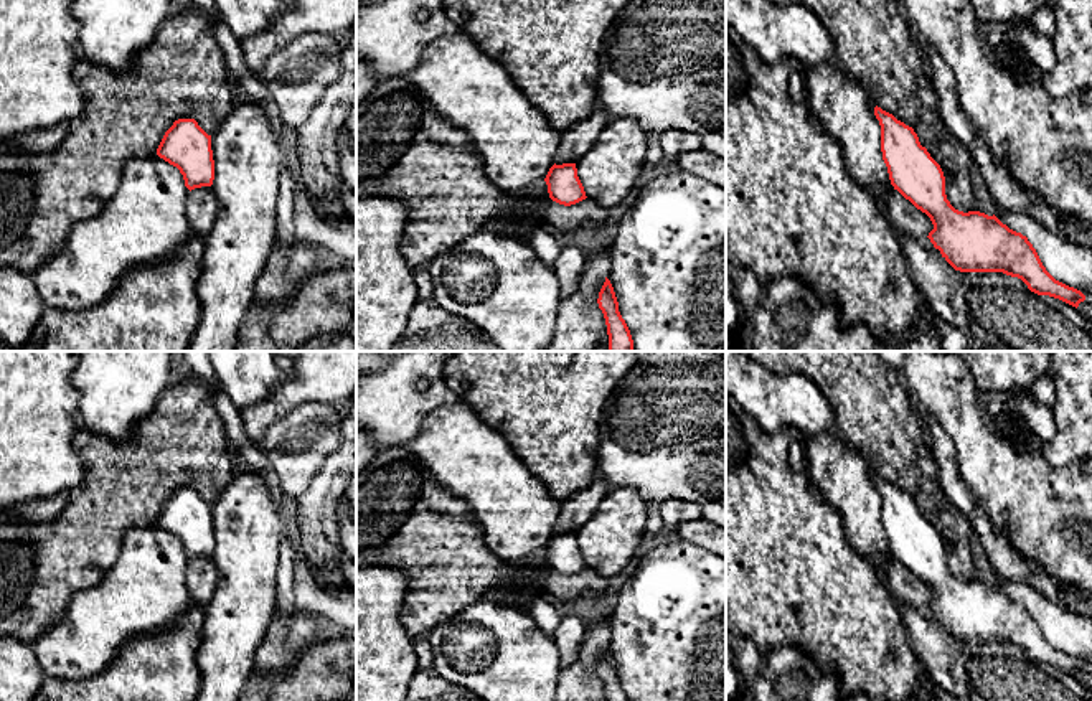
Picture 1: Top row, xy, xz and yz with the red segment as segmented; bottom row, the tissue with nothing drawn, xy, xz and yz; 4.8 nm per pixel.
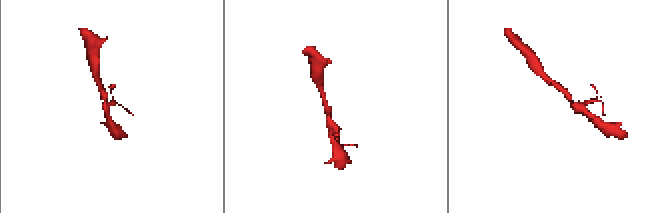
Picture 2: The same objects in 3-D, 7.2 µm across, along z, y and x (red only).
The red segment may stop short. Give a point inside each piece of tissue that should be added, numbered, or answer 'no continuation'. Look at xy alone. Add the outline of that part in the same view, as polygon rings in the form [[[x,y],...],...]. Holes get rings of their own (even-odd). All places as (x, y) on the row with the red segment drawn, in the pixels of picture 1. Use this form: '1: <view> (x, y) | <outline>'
no continuation

